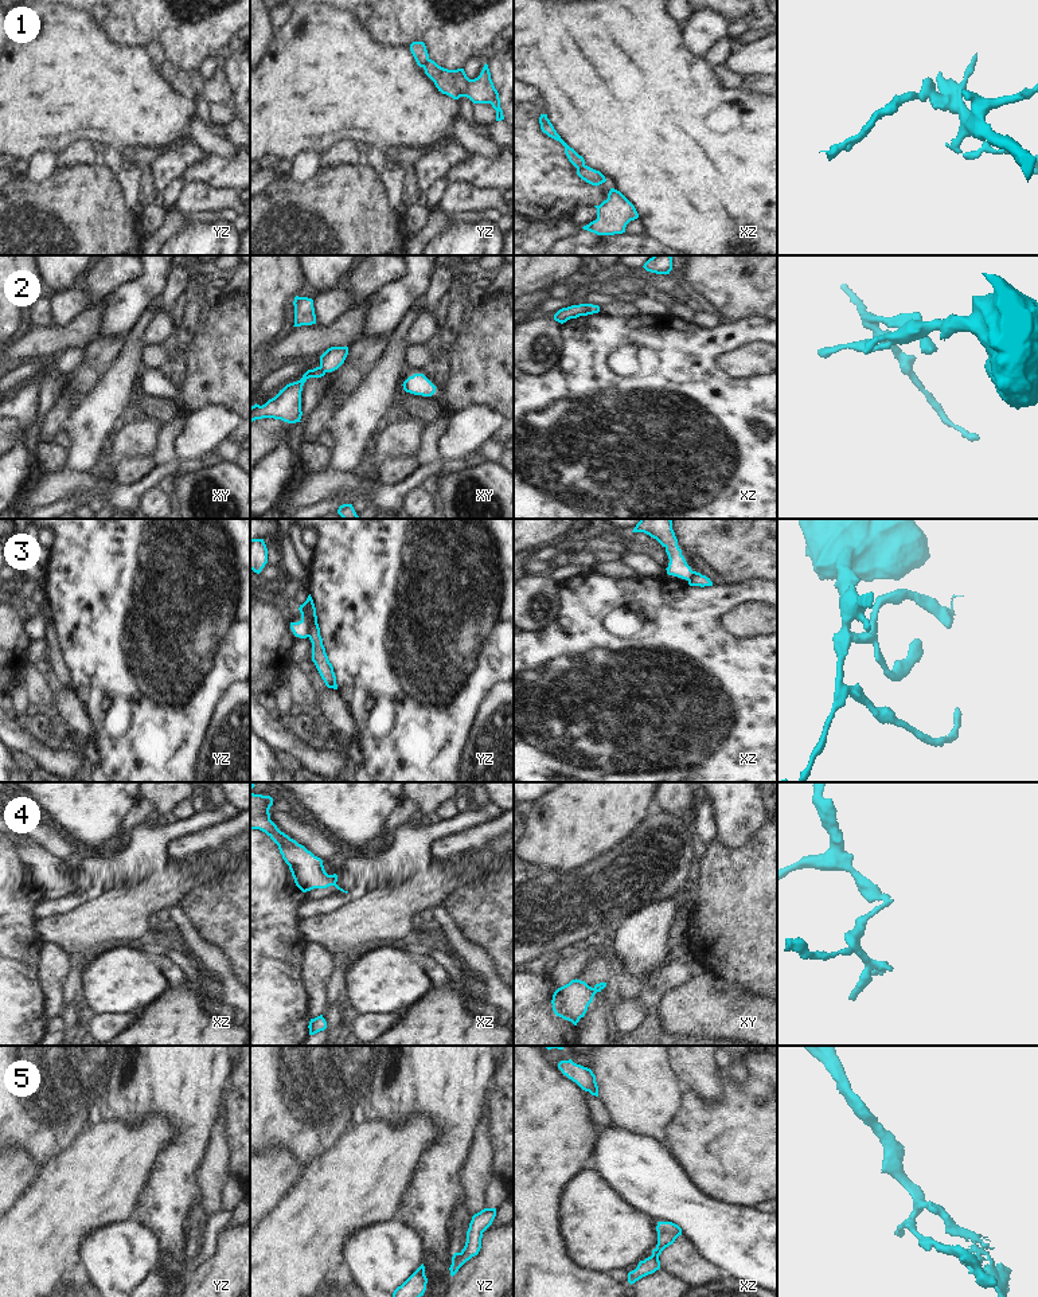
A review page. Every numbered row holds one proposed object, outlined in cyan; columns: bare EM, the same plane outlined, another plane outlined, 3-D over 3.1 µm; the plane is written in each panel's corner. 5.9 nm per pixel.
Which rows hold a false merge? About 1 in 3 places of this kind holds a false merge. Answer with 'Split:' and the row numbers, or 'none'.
Split: 1, 2, 3, 4

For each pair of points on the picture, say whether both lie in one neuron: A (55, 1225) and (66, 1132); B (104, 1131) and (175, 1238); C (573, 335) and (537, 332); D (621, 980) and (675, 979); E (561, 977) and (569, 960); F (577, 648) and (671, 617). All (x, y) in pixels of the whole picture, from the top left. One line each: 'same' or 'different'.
A: different
B: different
C: different
D: same
E: same
F: same

